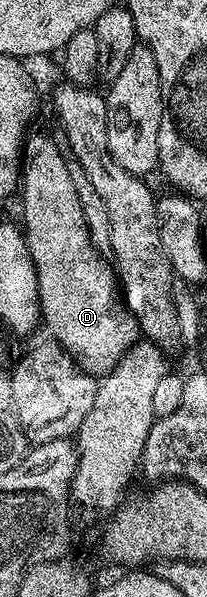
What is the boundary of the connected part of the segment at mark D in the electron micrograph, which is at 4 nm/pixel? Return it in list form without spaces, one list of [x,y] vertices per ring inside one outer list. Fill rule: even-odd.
[[[32,135],[23,143],[23,182],[19,196],[25,214],[25,244],[37,270],[43,323],[49,326],[53,334],[50,336],[86,371],[104,373],[121,360],[132,343],[138,342],[137,318],[125,305],[110,260],[89,240],[79,193],[71,185],[66,152],[57,148],[55,140]]]

